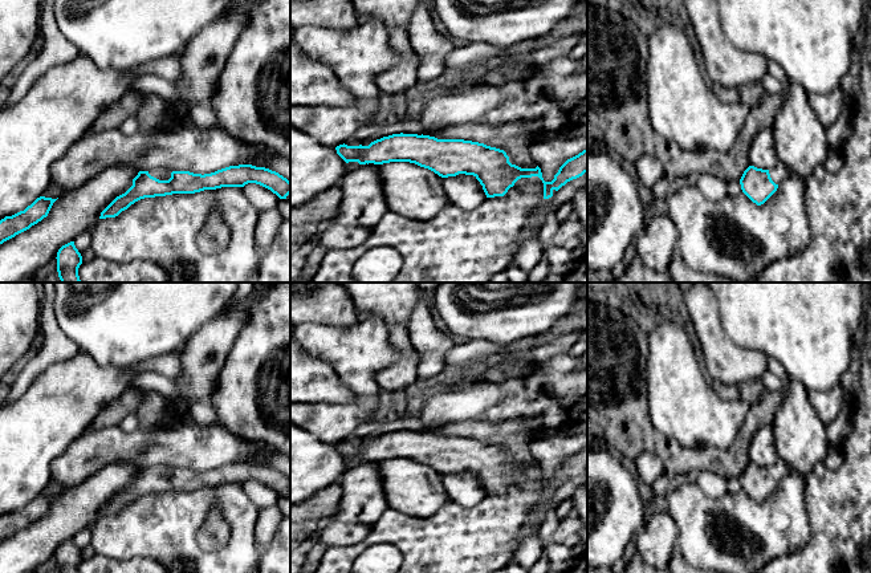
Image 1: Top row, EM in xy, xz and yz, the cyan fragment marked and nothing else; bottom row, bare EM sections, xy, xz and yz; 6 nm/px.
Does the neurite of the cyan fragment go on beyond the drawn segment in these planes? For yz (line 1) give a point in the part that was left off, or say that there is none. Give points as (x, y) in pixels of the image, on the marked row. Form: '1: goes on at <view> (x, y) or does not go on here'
1: goes on at yz (778, 173)

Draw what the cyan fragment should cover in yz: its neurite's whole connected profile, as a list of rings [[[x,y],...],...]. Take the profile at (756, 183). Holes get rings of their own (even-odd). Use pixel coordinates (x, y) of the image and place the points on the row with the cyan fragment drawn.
[[[778,163],[772,170],[749,166],[741,179],[742,192],[757,206],[764,204],[778,188],[784,179],[789,178],[787,167]]]

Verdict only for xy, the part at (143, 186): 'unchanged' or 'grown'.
grown

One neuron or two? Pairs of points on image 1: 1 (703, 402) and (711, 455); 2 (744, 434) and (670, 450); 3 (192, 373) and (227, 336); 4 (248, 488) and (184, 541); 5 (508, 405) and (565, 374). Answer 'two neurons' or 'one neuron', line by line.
1: two neurons
2: one neuron
3: one neuron
4: two neurons
5: one neuron

